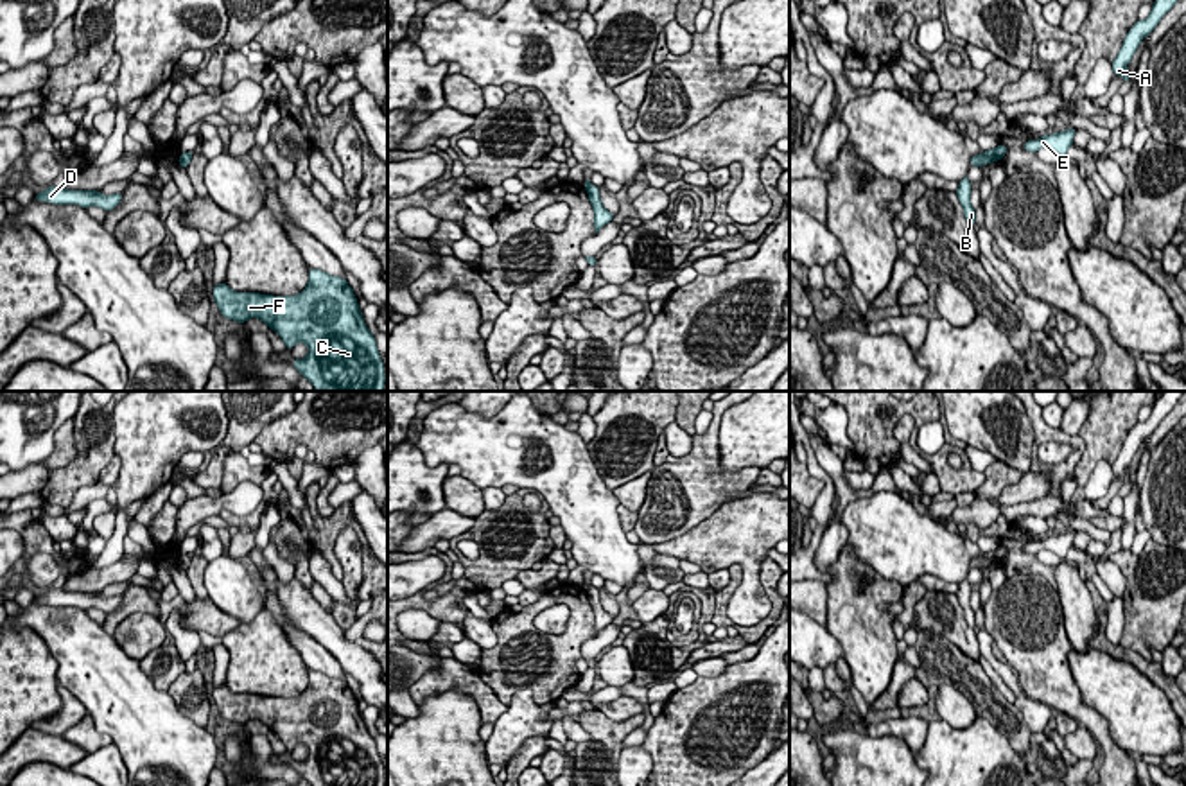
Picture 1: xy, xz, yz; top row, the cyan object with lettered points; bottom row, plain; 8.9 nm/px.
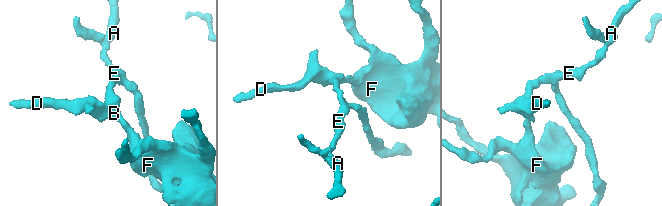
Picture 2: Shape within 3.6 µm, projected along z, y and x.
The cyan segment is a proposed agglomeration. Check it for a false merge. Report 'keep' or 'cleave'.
cleave

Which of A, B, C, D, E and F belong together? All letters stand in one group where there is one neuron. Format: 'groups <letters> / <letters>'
groups A E / B C D F

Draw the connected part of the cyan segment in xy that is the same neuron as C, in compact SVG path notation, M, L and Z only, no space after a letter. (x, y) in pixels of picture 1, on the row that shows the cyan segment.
M309 271L307 287L296 296L235 293L226 282L212 291L228 319L262 319L287 350L305 343L305 359L292 366L316 391L384 391L384 362L368 330L353 289L344 278Z

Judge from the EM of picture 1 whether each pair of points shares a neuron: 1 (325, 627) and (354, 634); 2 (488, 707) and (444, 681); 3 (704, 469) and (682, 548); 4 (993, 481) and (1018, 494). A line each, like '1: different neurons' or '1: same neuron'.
1: different neurons
2: same neuron
3: different neurons
4: different neurons

